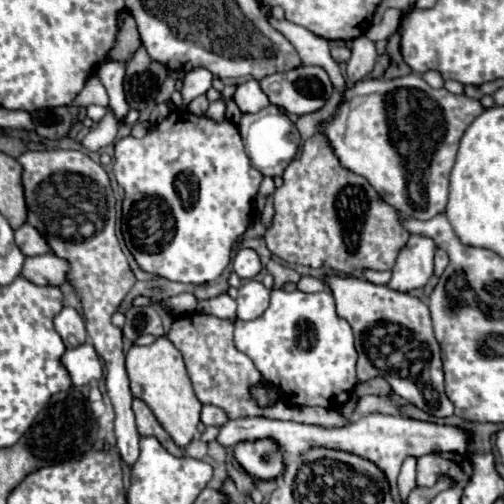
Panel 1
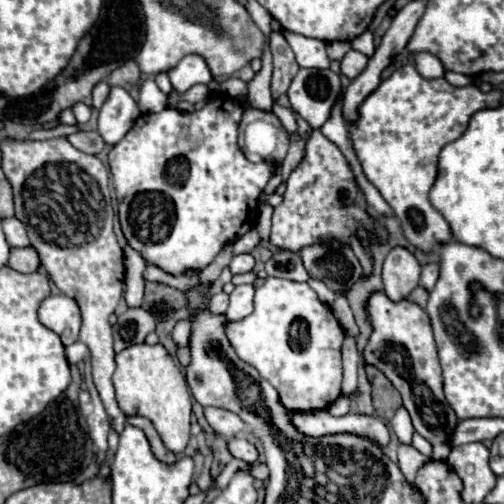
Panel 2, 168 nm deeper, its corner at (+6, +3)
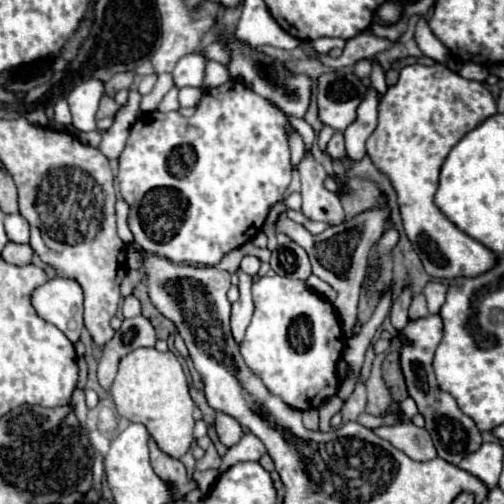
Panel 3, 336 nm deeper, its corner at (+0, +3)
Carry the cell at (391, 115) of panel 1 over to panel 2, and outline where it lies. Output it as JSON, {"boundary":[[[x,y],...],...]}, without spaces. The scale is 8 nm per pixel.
{"boundary":[[[400,67],[388,77],[362,105],[360,105],[360,121],[350,125],[350,139],[356,149],[356,155],[364,167],[364,175],[370,183],[378,187],[386,203],[392,207],[394,215],[400,221],[404,237],[424,253],[430,253],[438,245],[452,241],[452,231],[448,221],[432,207],[428,199],[428,191],[434,185],[438,173],[438,153],[444,145],[458,139],[466,127],[470,117],[480,109],[500,107],[502,93],[492,89],[490,93],[480,91],[476,85],[454,87],[444,77],[440,79],[424,79],[416,67]]]}

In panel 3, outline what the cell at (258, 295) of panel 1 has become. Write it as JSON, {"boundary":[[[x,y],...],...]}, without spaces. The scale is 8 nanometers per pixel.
{"boundary":[[[242,271],[238,273],[238,277],[240,277],[240,283],[238,283],[240,299],[232,305],[232,335],[236,343],[242,341],[244,331],[250,325],[250,319],[254,313],[254,301],[252,301],[252,281],[254,279]]]}

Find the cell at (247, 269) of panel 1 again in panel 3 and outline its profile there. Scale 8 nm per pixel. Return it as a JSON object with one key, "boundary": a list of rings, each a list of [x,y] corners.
{"boundary":[[[244,257],[240,263],[240,271],[248,273],[248,275],[256,275],[260,269],[260,259],[258,257]]]}

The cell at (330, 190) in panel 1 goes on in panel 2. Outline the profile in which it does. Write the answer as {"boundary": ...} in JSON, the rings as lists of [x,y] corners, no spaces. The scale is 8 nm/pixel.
{"boundary":[[[318,129],[312,131],[306,143],[302,163],[304,165],[298,165],[298,169],[294,169],[288,177],[284,201],[274,209],[272,215],[270,243],[274,247],[300,251],[302,247],[308,247],[324,237],[346,241],[348,235],[354,233],[356,225],[364,225],[372,235],[378,235],[382,241],[386,239],[386,231],[368,217],[364,193],[360,191],[342,151]]]}

